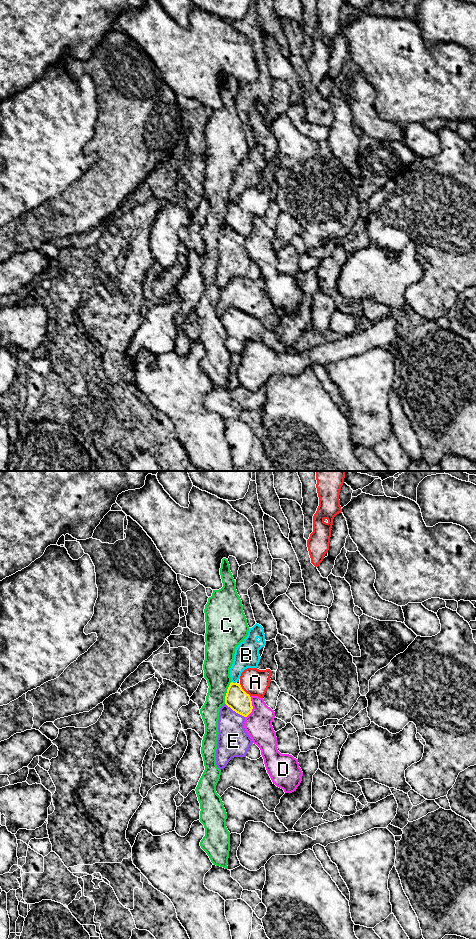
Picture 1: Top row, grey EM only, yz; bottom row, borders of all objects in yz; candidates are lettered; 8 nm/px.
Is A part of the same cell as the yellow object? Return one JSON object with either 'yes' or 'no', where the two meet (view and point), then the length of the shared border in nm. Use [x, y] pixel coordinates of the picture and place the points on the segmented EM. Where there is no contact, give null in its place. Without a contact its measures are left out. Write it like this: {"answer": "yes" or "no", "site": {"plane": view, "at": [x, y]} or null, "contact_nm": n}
{"answer": "yes", "site": {"plane": "yz", "at": [243, 690]}, "contact_nm": 130}

